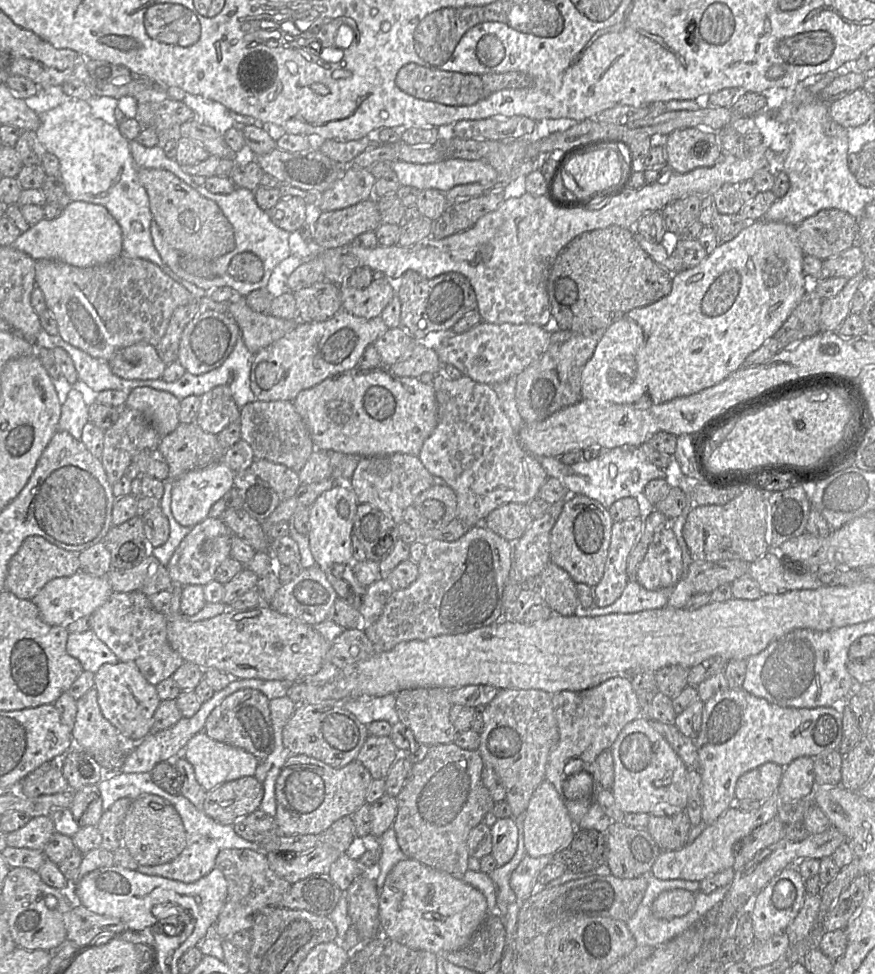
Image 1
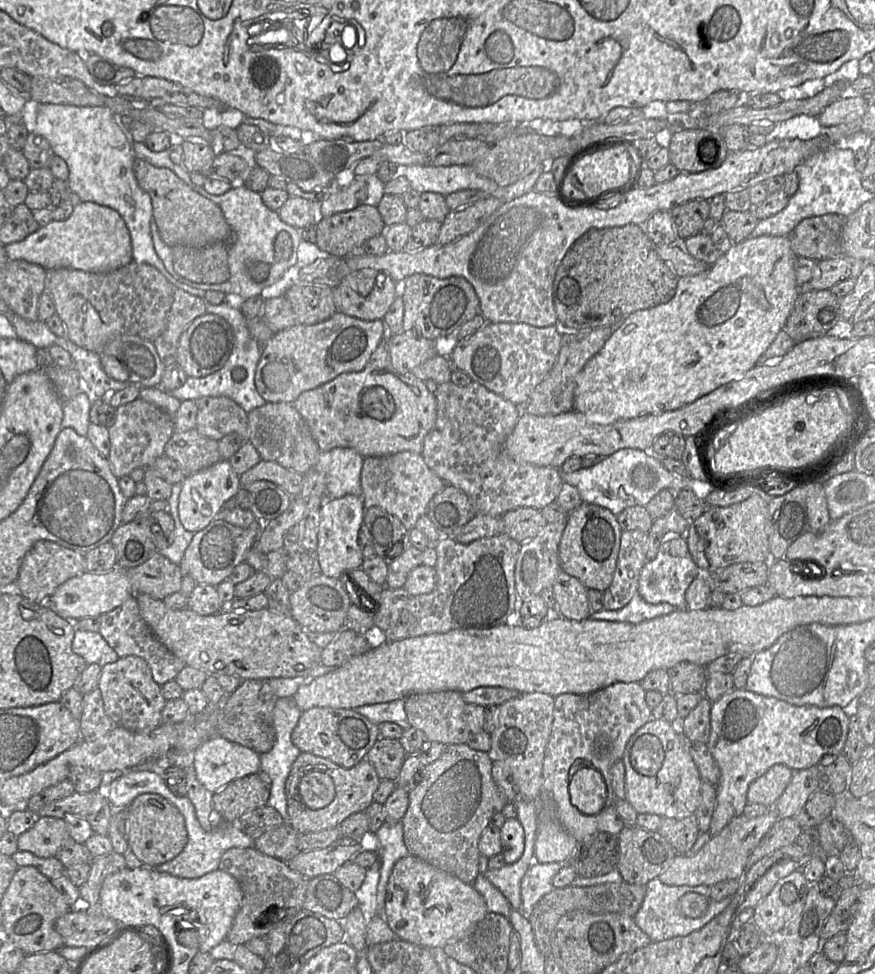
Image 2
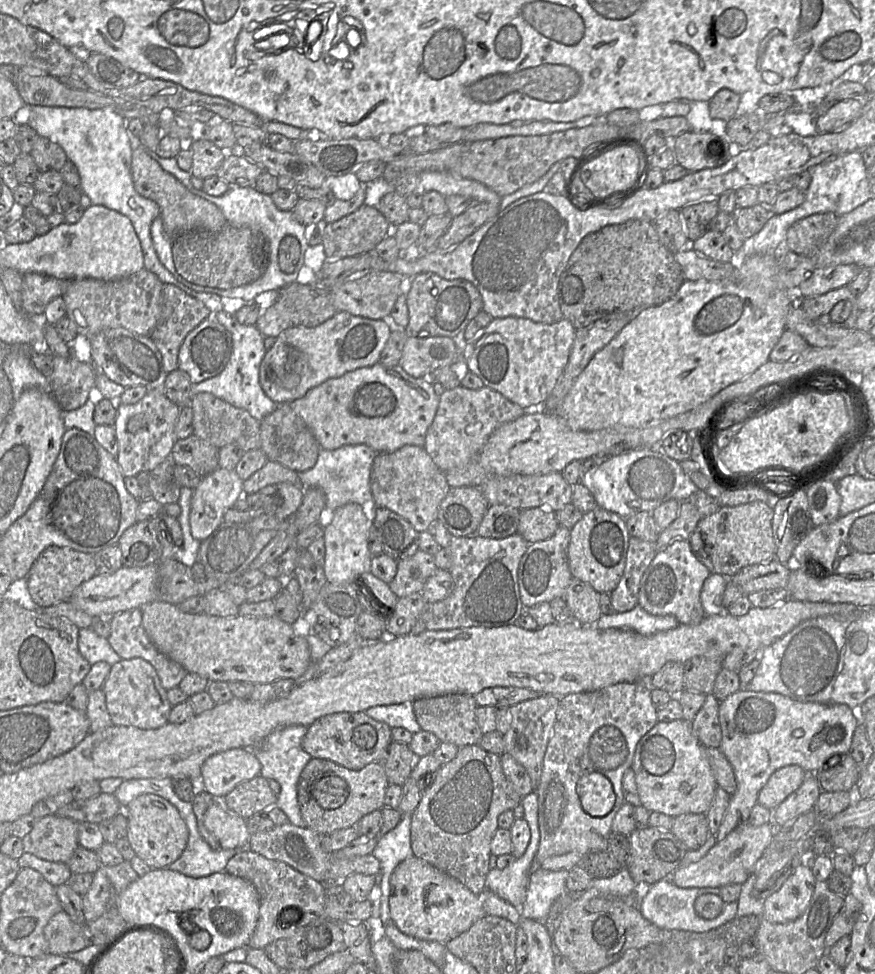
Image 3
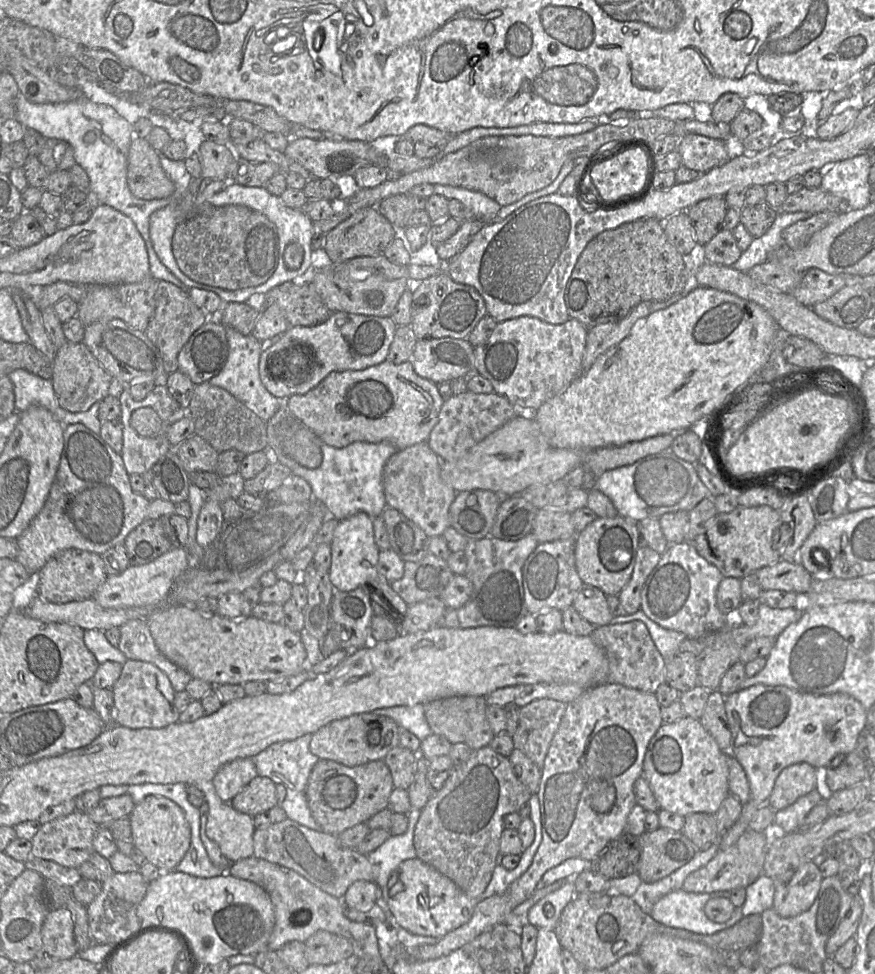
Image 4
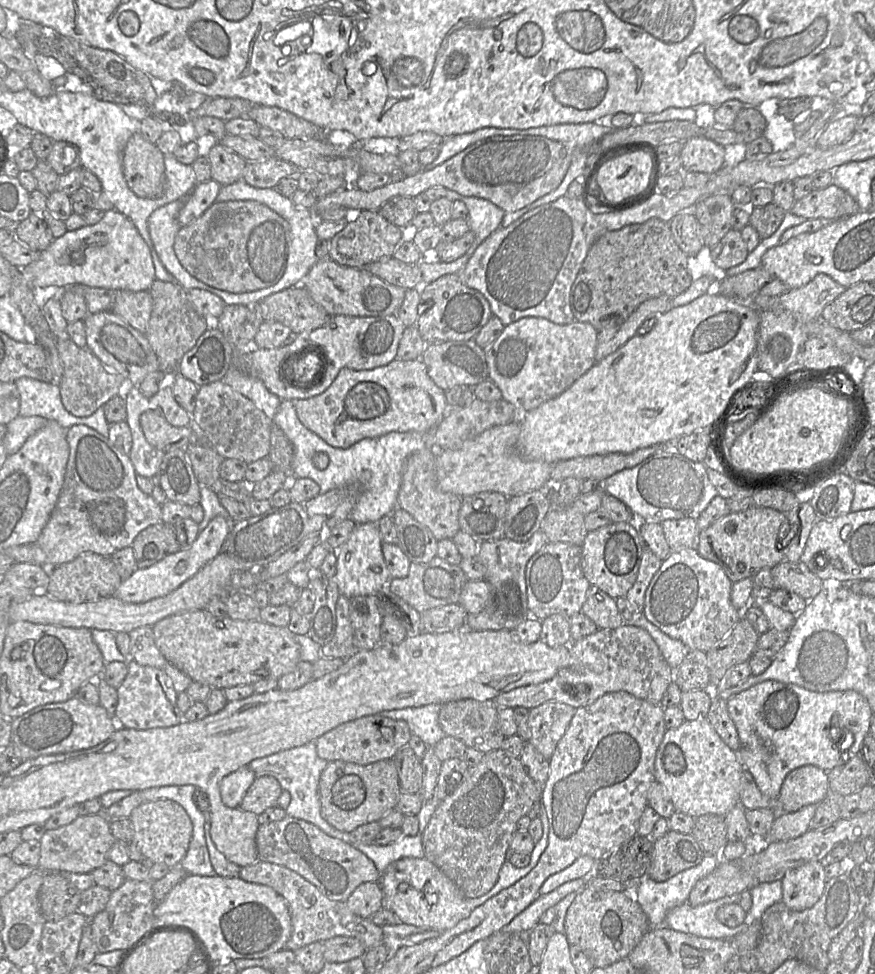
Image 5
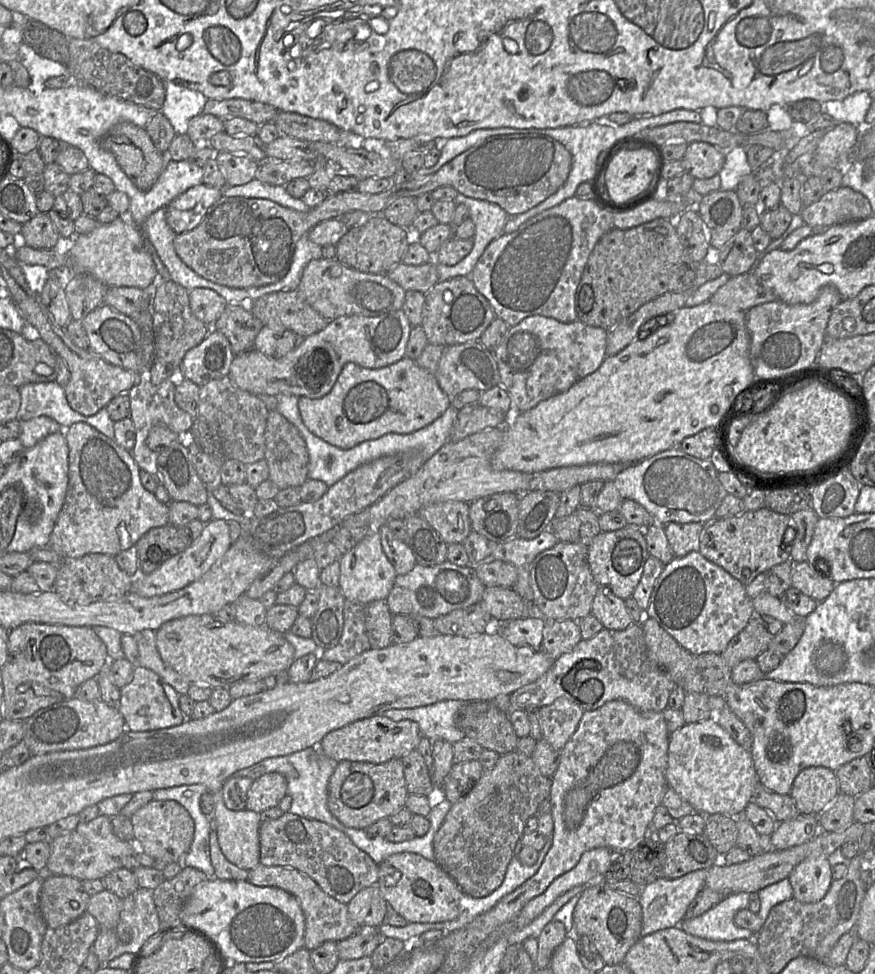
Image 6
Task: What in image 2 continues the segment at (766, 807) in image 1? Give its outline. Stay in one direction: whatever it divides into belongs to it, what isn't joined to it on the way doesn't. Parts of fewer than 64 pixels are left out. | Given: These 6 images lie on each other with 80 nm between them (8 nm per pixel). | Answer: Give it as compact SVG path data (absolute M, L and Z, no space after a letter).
M770 808L764 815L756 818L740 815L731 820L720 833L713 836L696 854L678 854L658 878L664 884L673 886L712 886L724 880L740 880L746 870L750 855L778 818L774 808Z

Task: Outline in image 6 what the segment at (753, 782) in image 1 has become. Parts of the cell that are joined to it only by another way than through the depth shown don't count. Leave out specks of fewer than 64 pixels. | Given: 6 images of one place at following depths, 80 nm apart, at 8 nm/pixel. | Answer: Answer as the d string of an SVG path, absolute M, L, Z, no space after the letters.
M808 767L795 778L790 792L802 814L818 815L840 794L835 772L825 767Z

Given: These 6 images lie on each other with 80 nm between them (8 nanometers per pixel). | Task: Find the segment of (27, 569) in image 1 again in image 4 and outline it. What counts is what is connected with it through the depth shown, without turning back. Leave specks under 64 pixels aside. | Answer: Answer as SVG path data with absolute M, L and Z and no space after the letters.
M67 549L58 553L39 570L37 575L39 597L52 603L91 599L108 577L101 555L78 549Z

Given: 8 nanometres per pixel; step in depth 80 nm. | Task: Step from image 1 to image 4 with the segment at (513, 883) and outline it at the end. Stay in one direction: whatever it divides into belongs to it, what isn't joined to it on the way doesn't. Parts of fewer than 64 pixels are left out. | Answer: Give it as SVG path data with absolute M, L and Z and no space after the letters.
M568 879L561 888L548 894L529 909L527 924L554 931L563 910L575 896L573 881Z

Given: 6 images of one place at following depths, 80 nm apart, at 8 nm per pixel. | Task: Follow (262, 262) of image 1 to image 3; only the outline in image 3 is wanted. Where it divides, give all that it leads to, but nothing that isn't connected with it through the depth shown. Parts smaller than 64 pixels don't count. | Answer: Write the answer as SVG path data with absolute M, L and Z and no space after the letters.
M230 186L229 190L221 196L205 193L204 199L215 204L223 213L227 225L236 227L249 227L262 234L269 246L269 265L264 274L256 281L231 289L219 289L200 286L183 278L176 270L172 257L172 243L163 228L162 219L156 217L150 226L150 234L155 252L163 266L181 284L196 292L208 292L221 298L239 298L245 302L252 302L254 298L265 291L279 290L287 284L295 282L299 272L304 266L304 256L309 244L305 237L305 225L300 223L292 211L280 210L273 202L270 195L258 192L253 187Z

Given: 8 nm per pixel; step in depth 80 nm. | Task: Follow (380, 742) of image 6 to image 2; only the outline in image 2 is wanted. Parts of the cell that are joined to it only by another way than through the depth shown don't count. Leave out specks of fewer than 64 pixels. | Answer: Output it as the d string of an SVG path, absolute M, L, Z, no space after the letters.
M313 707L302 711L291 734L293 744L302 752L326 758L338 766L351 768L365 759L380 738L379 727L354 709Z

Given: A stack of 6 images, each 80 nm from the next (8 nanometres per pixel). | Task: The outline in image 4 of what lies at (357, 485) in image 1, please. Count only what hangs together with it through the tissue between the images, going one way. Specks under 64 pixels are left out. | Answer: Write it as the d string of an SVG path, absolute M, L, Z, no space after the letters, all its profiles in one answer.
M425 442L395 452L387 460L382 473L387 506L401 512L428 537L441 536L450 526L449 508L456 496L456 491L442 480L440 470L440 458Z

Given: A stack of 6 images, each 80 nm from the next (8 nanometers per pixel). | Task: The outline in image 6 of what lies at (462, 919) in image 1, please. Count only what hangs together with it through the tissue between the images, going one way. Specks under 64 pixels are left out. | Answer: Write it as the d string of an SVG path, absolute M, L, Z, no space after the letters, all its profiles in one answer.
M416 853L388 856L378 865L379 887L387 905L408 923L437 923L454 920L459 915L461 890L435 860Z

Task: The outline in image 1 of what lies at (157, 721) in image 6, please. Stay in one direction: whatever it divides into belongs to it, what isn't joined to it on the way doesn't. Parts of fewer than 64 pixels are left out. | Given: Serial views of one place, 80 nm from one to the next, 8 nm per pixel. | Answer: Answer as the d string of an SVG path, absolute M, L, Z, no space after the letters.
M134 662L101 665L94 673L94 688L103 716L122 736L142 741L152 733L153 716L161 700L156 687L144 678Z

